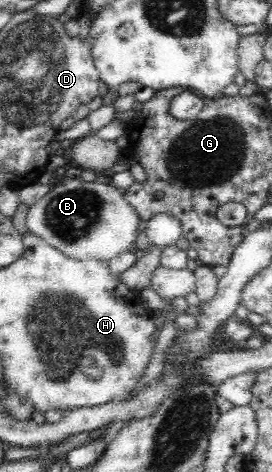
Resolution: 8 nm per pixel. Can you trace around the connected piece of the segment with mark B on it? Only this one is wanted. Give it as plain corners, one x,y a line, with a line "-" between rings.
82,176
73,178
61,185
52,187
51,191
44,195
36,204
33,204
28,207
27,210
27,228
29,228
29,232
36,237
41,238
43,242
49,244
49,246
53,248
57,248
59,252
63,253
63,255
67,256
69,259
77,259
77,260
86,260
86,259
95,259
100,262
108,263
113,259
113,257
119,257
122,253
131,252
132,249
138,251
137,249
137,241
139,235
141,235
141,226
143,221
137,216
136,211
127,203
127,200
124,198
124,194
122,191
113,187
112,184
104,185
97,182
85,182
85,179
82,180

